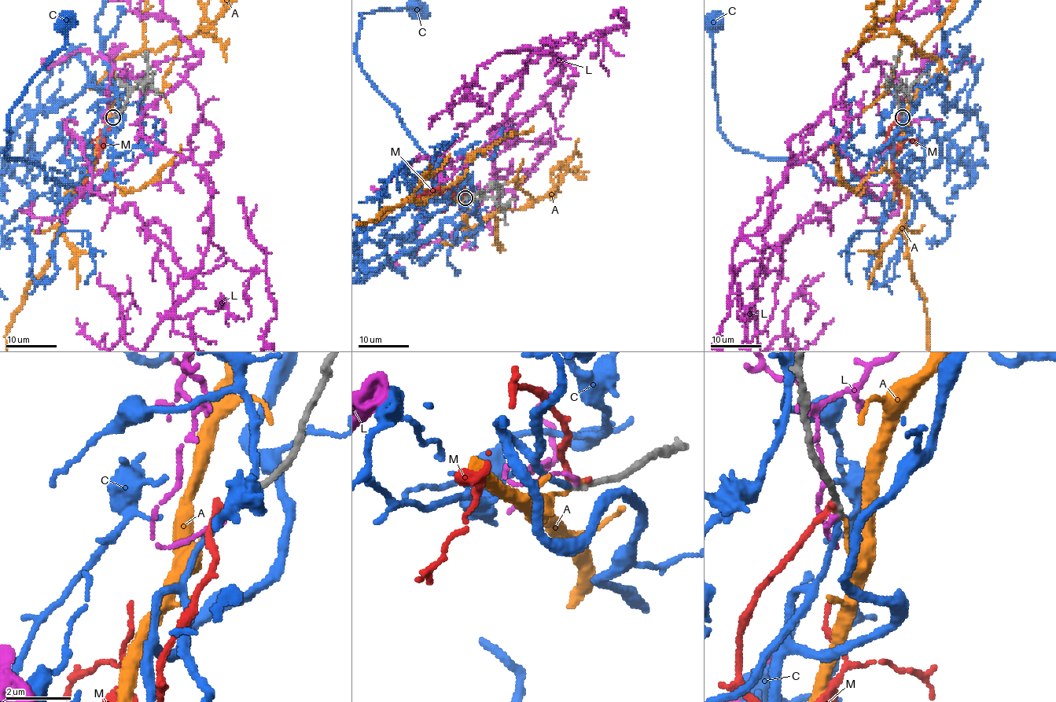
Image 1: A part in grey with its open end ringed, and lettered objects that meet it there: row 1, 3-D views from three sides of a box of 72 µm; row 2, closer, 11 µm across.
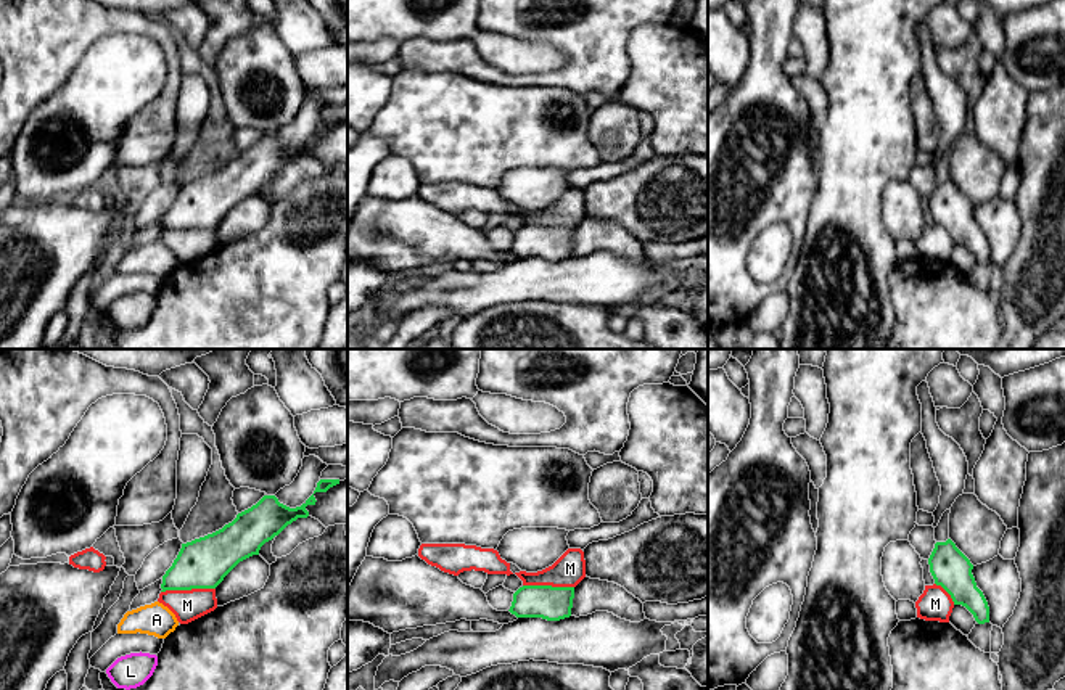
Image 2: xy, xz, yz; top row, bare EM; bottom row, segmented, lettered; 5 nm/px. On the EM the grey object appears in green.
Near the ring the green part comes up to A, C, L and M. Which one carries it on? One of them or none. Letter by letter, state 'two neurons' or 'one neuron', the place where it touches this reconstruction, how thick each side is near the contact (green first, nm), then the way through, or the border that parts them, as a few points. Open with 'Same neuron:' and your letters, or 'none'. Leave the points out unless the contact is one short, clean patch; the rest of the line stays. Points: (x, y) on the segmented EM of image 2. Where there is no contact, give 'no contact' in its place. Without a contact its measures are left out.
Same neuron: C
A: two neurons; no contact
C: one neuron; no contact
L: two neurons; no contact
M: two neurons; contact xy (187, 589); calibres 260 and 160 nm; border xy (214, 587), (166, 589), (161, 592)

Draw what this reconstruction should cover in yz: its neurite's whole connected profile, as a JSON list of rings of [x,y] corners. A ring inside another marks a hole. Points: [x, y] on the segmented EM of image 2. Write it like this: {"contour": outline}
{"contour": [[[951,539],[935,544],[928,565],[935,584],[951,595],[954,605],[965,606],[978,624],[989,622],[989,606],[977,587],[973,565]]]}

